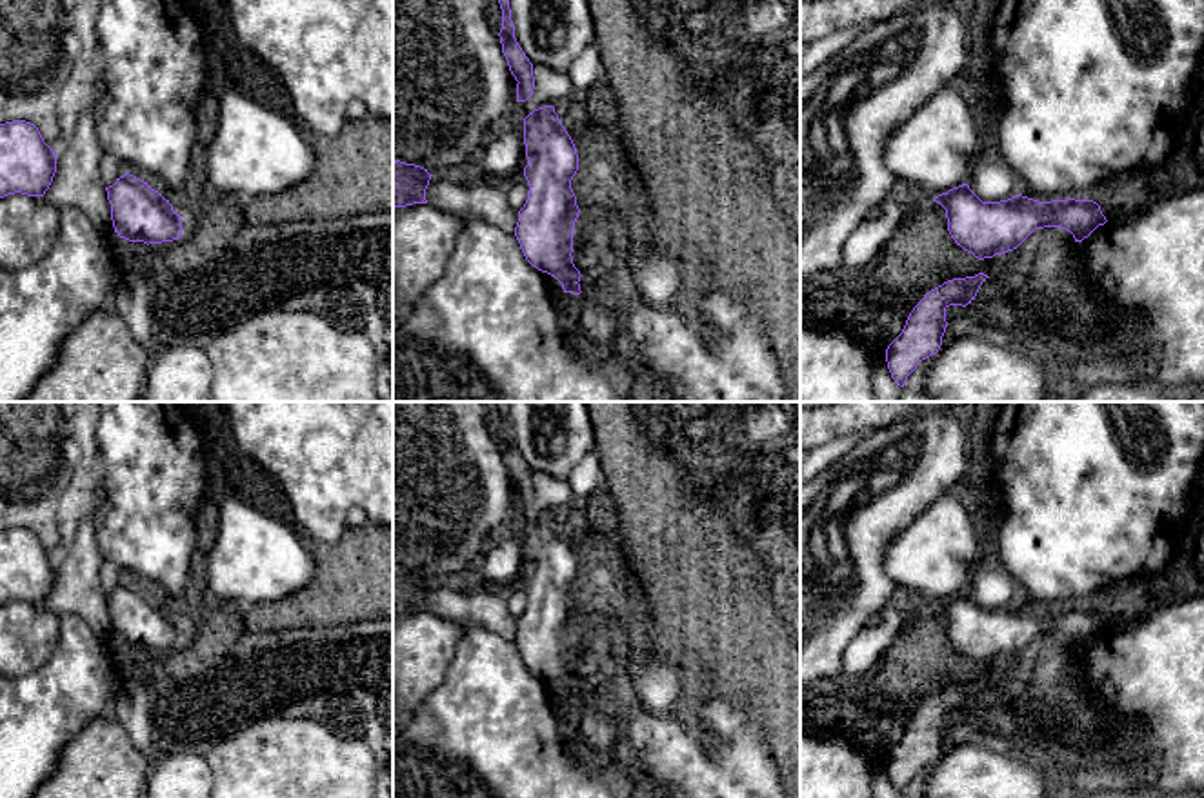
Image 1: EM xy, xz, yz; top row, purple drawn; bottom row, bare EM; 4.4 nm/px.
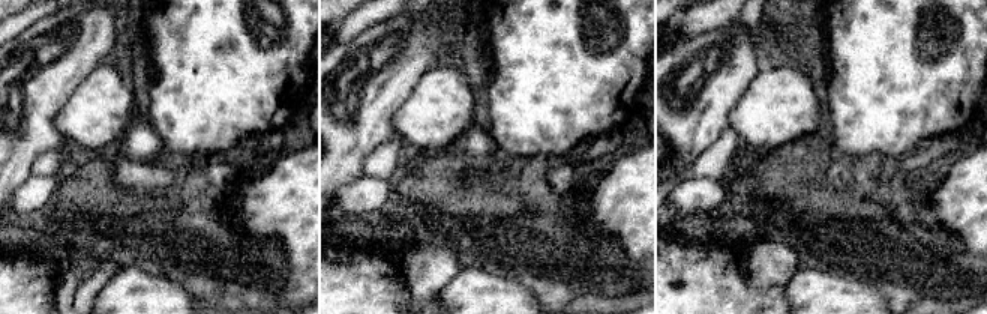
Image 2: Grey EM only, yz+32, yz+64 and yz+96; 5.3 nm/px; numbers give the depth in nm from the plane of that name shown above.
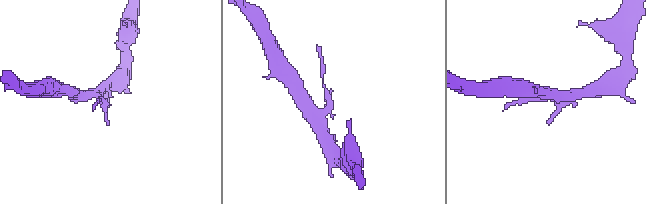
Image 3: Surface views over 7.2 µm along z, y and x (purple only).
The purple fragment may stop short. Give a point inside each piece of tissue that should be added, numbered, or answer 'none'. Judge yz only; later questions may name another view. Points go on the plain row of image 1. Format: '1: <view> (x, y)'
none

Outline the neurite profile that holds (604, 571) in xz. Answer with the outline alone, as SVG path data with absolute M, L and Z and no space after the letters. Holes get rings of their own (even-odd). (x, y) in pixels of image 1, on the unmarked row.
M567 524L562 533L578 562L577 613L580 620L597 618L598 605L606 616L618 614L624 622L617 631L631 658L651 656L651 627L642 587L627 567L615 536L593 533L586 524Z

